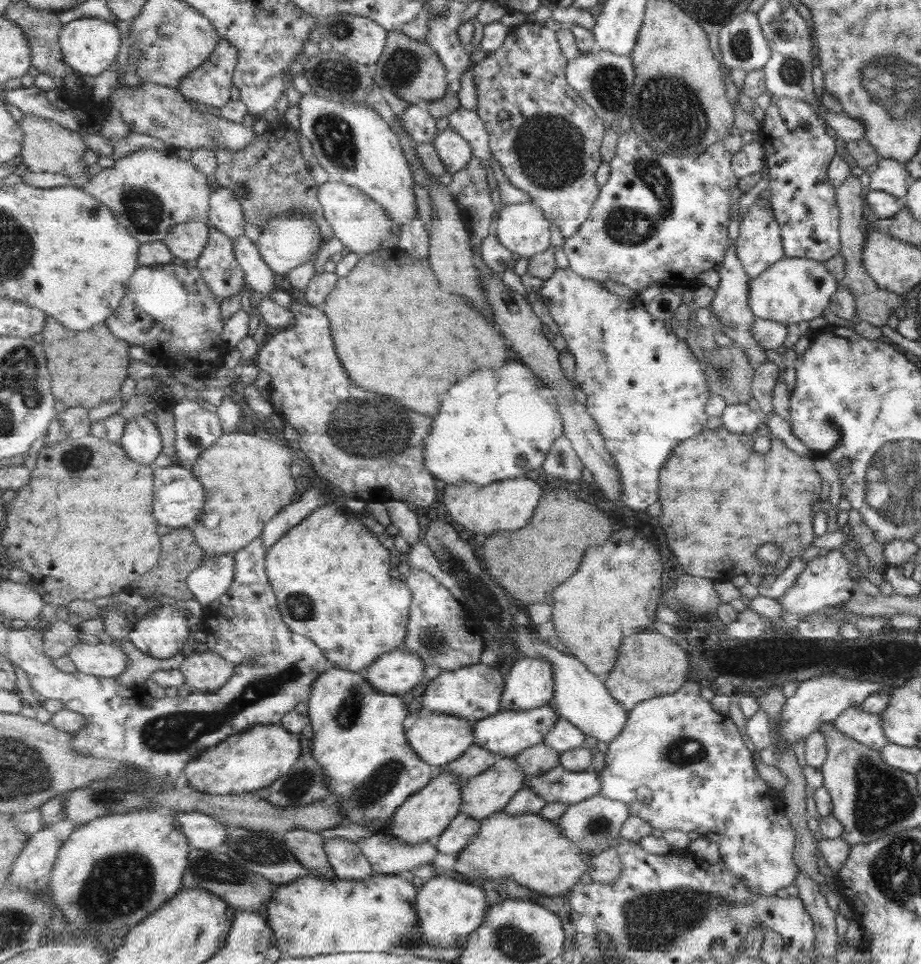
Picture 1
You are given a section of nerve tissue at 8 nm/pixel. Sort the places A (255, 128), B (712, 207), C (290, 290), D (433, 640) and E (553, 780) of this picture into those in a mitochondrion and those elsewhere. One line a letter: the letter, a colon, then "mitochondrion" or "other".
A: other
B: other
C: other
D: mitochondrion
E: mitochondrion

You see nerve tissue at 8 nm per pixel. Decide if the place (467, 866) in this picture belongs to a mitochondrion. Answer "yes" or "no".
no

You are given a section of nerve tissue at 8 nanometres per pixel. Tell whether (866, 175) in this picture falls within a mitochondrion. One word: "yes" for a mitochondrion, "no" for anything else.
no

